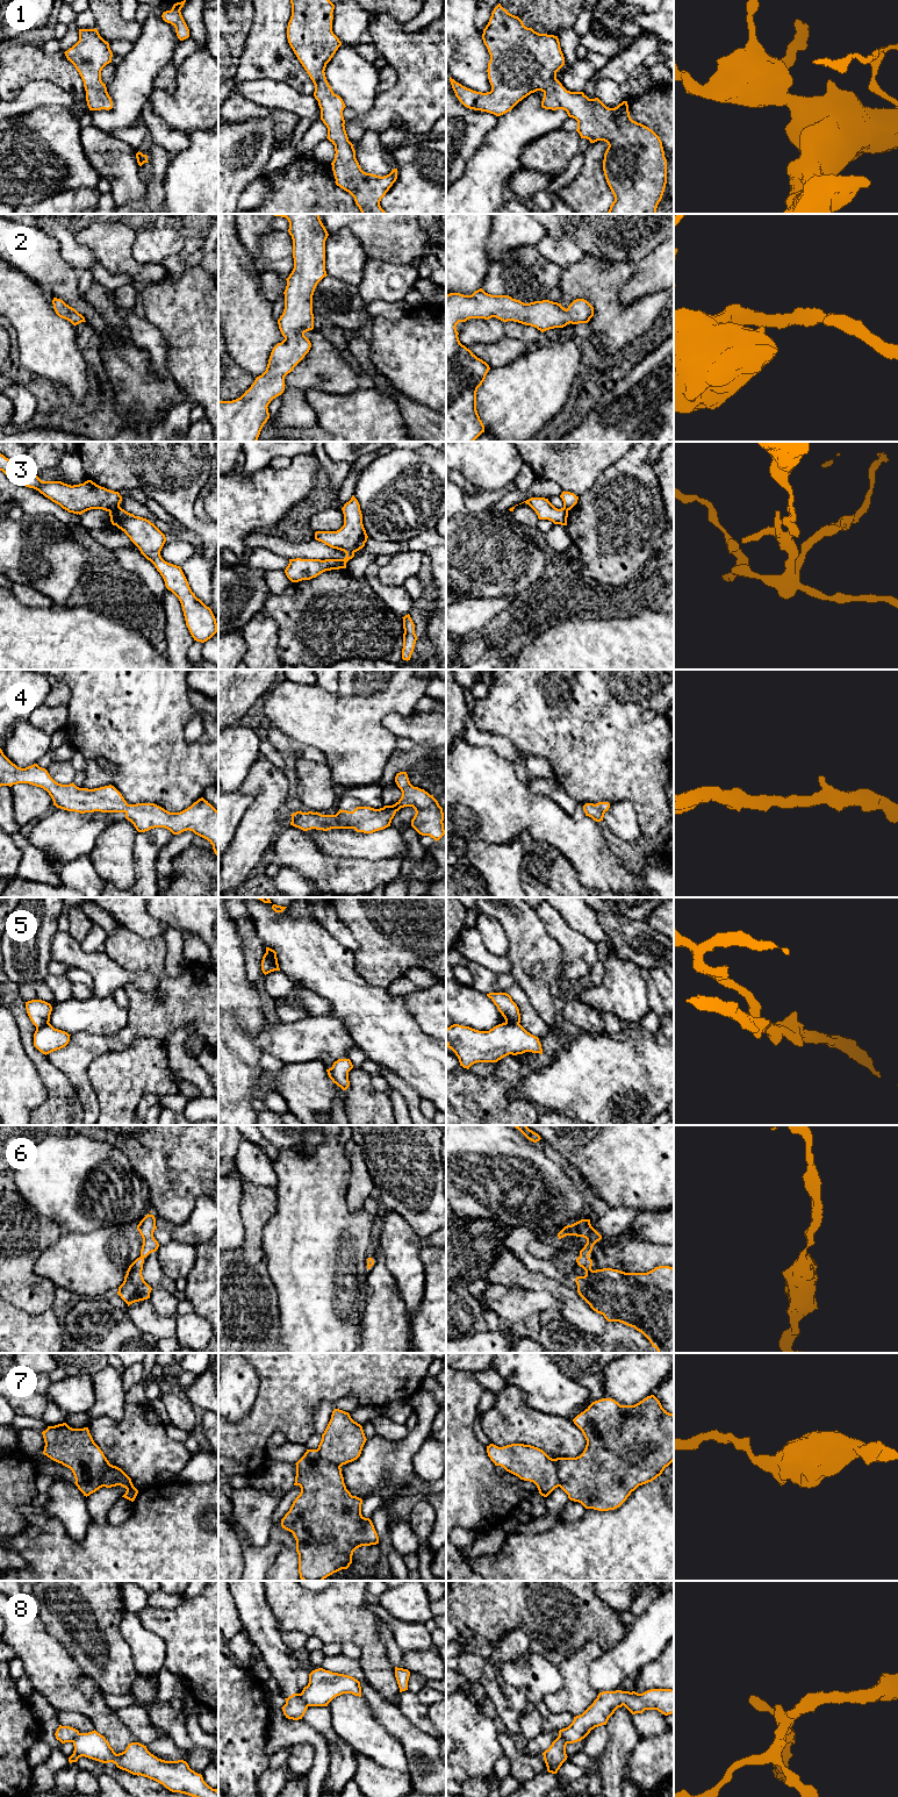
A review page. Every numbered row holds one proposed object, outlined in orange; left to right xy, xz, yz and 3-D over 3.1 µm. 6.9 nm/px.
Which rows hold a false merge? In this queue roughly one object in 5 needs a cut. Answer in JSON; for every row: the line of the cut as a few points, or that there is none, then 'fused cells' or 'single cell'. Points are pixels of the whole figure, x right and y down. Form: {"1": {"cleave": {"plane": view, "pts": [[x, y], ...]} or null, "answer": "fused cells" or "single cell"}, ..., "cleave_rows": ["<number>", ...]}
{"1": {"cleave": null, "answer": "single cell"}, "2": {"cleave": null, "answer": "single cell"}, "3": {"cleave": {"plane": "xy", "pts": [[119, 505], [109, 512]]}, "answer": "fused cells"}, "4": {"cleave": null, "answer": "single cell"}, "5": {"cleave": {"plane": "xz", "pts": [[265, 953], [273, 971]]}, "answer": "fused cells"}, "6": {"cleave": null, "answer": "single cell"}, "7": {"cleave": {"plane": "yz", "pts": [[552, 1459], [559, 1486]]}, "answer": "fused cells"}, "8": {"cleave": {"plane": "xz", "pts": [[300, 1694], [308, 1705]]}, "answer": "fused cells"}, "cleave_rows": ["3", "5", "7", "8"]}

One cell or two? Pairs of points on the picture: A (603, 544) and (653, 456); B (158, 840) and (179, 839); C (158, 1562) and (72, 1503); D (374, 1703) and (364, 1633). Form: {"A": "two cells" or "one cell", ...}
{"A": "two cells", "B": "two cells", "C": "two cells", "D": "two cells"}

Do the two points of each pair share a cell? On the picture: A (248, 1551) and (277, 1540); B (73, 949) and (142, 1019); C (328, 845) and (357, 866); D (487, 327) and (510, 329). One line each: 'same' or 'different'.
A: same
B: different
C: different
D: different

